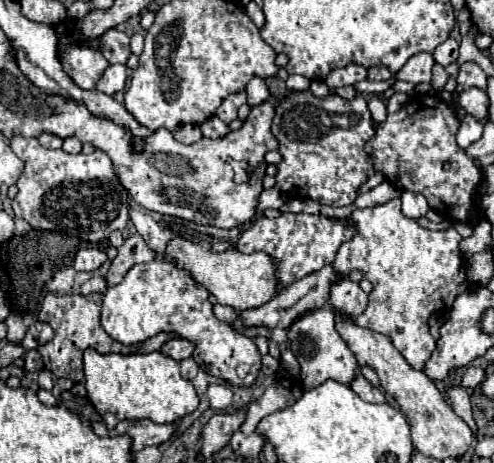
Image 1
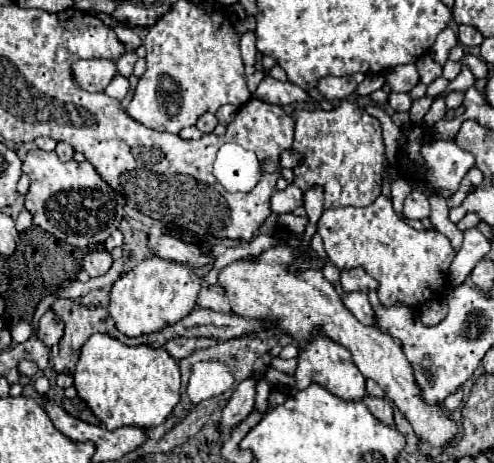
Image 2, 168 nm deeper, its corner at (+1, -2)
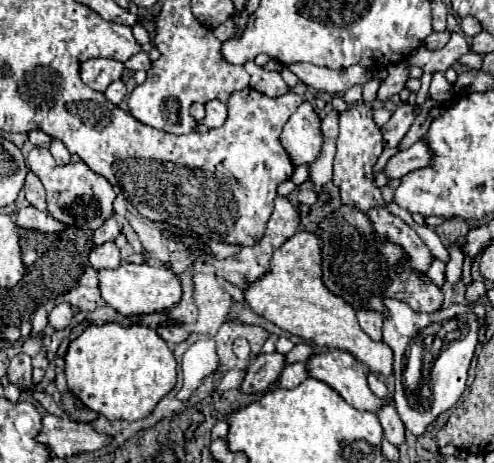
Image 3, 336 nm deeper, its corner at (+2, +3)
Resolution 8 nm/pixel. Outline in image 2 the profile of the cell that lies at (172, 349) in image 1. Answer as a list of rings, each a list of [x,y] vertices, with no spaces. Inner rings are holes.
[[[173,337],[165,343],[165,351],[169,351],[169,355],[173,359],[183,359],[187,355],[191,355],[195,349],[203,349],[203,347],[211,347],[217,345],[217,339],[205,339],[205,337],[195,337],[195,339],[187,339],[187,337]]]

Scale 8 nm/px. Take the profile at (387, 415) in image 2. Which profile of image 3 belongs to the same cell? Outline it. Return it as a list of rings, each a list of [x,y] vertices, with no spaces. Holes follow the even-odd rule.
[[[384,402],[384,406],[376,412],[376,416],[380,418],[386,440],[394,446],[400,446],[404,442],[404,424],[402,424],[396,408],[392,404]]]

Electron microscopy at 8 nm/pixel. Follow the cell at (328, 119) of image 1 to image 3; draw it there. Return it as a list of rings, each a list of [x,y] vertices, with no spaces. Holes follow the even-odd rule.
[[[366,102],[352,104],[348,110],[340,112],[340,134],[338,134],[338,140],[336,140],[336,148],[338,150],[336,150],[336,158],[334,158],[334,178],[332,178],[332,182],[340,192],[342,204],[352,206],[352,208],[362,210],[362,212],[366,212],[372,206],[382,206],[388,209],[416,231],[430,248],[435,258],[447,263],[450,259],[448,251],[432,228],[418,225],[407,210],[400,208],[396,203],[386,203],[382,200],[380,188],[374,184],[372,170],[374,170],[376,160],[380,158],[380,154],[384,150],[384,144],[382,144],[382,132],[376,126],[372,114],[374,114],[374,110]]]

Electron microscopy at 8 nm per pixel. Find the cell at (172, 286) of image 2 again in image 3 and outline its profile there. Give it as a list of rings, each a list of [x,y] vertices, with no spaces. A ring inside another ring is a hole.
[[[124,264],[114,270],[100,270],[98,276],[100,276],[102,298],[122,316],[146,316],[146,314],[166,312],[174,308],[182,298],[180,280],[168,266]]]

